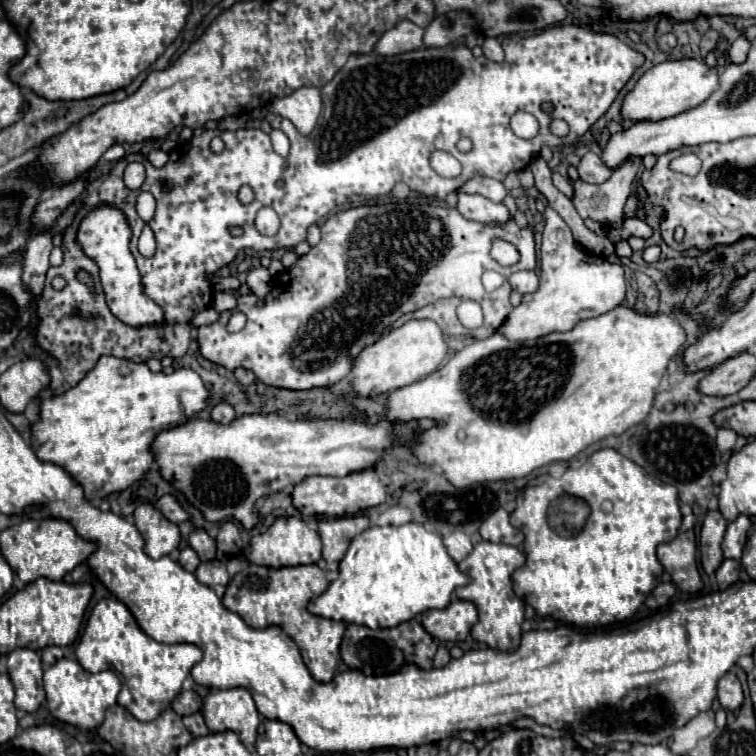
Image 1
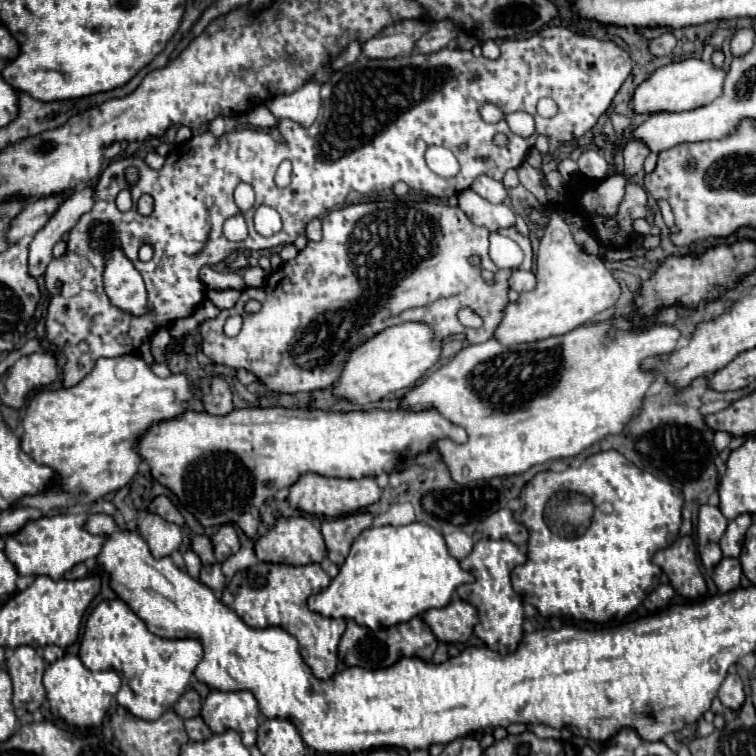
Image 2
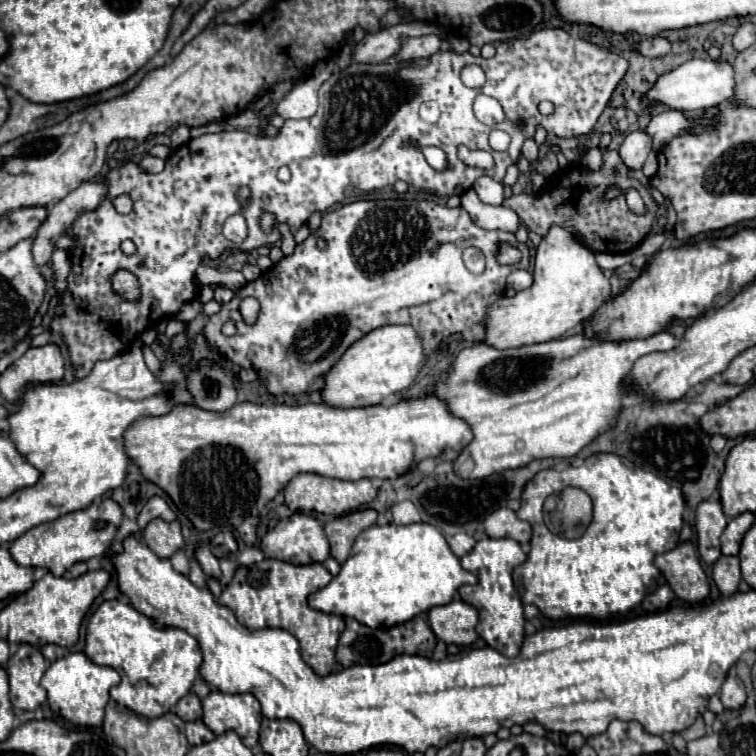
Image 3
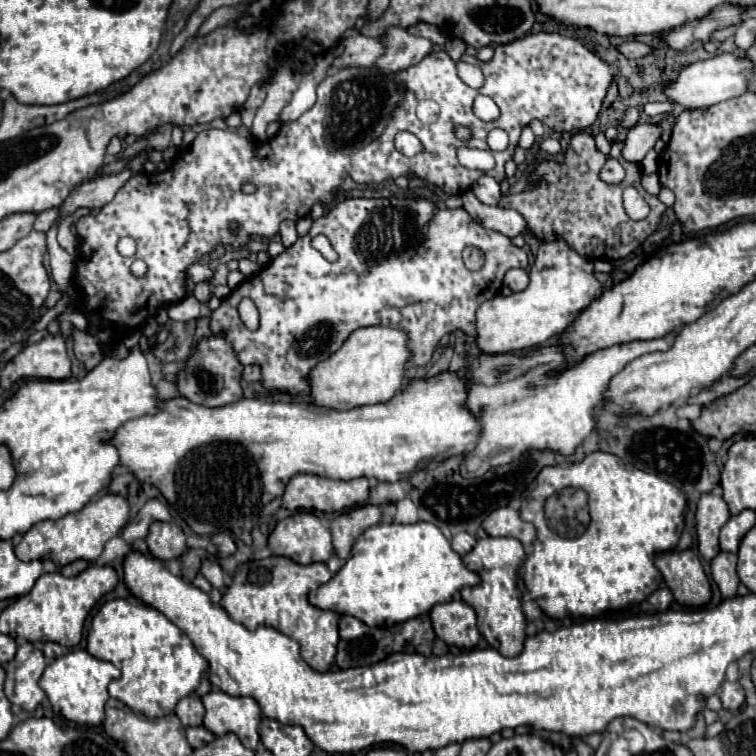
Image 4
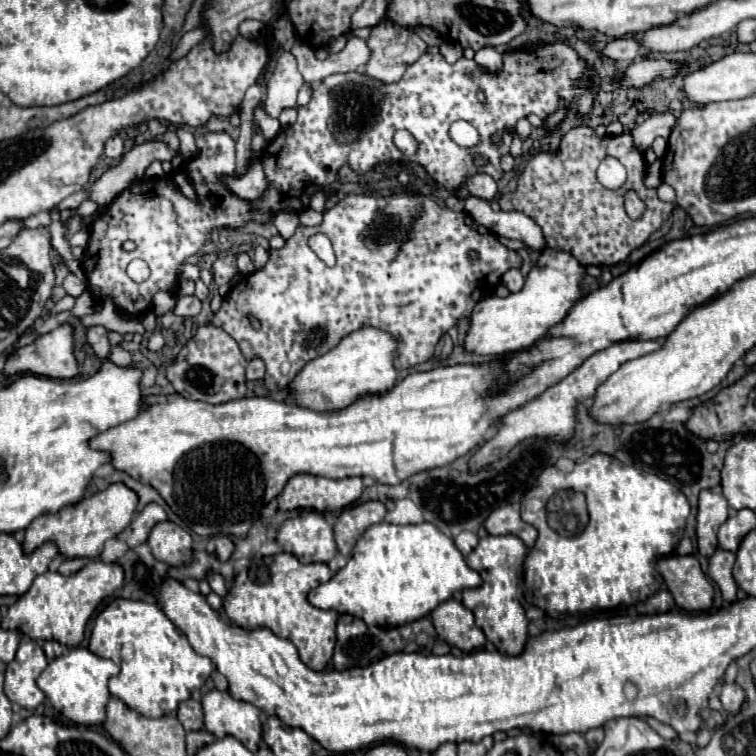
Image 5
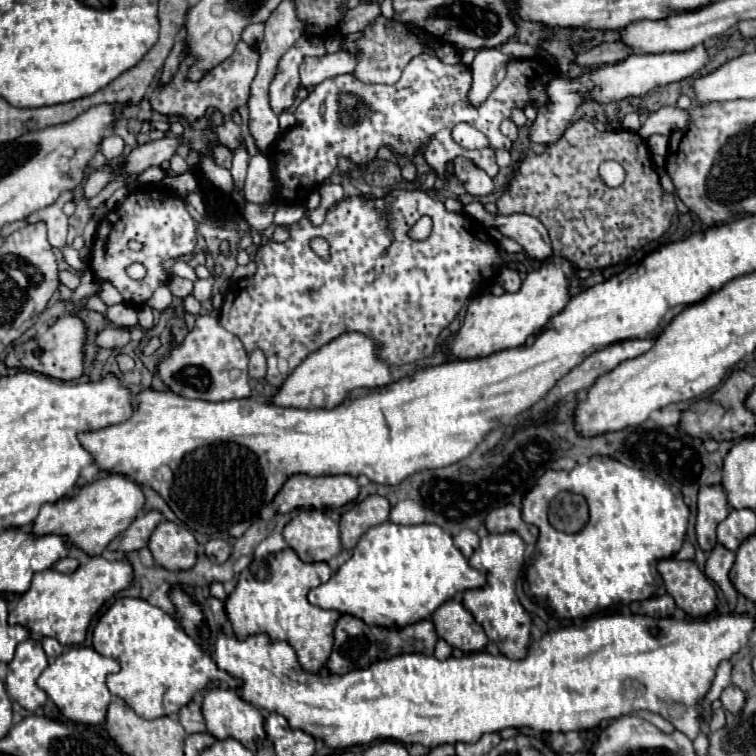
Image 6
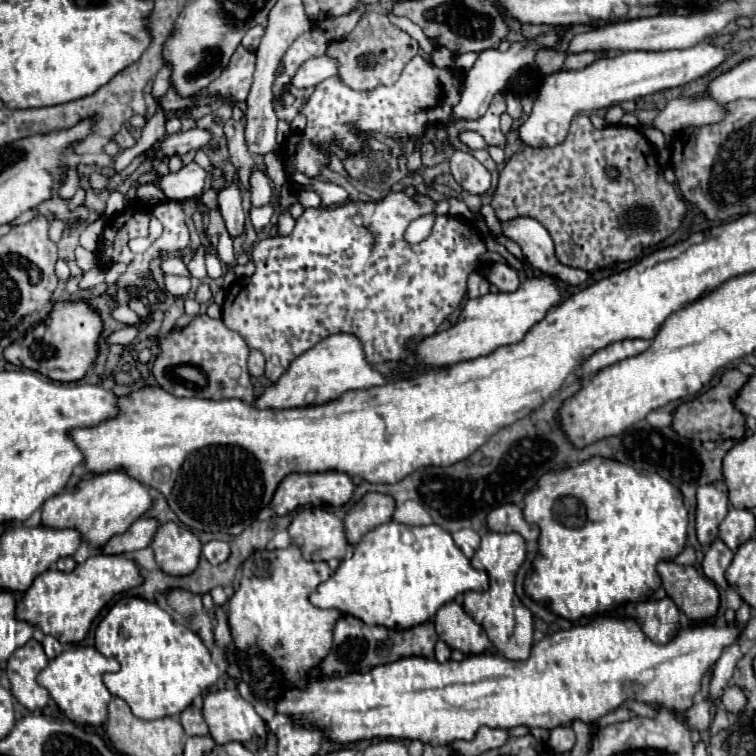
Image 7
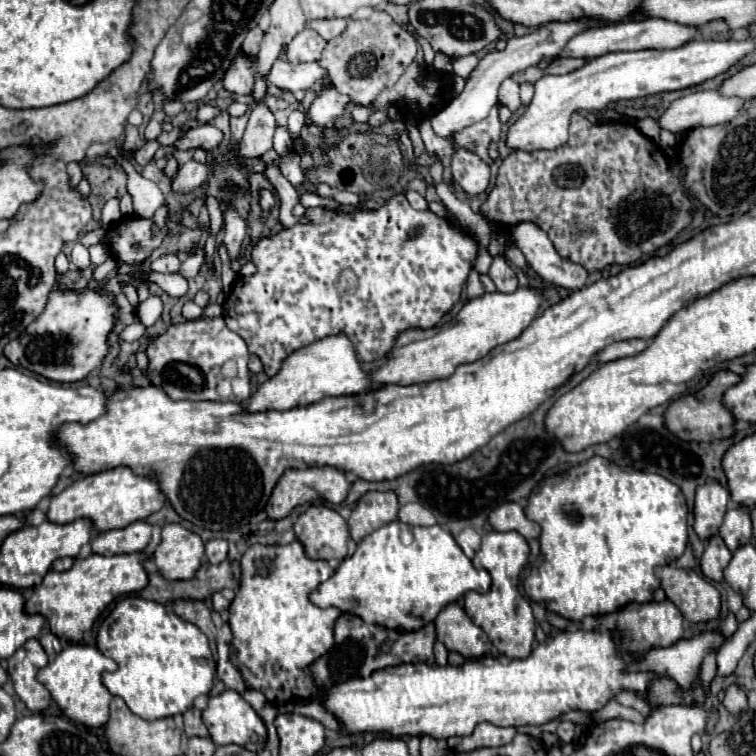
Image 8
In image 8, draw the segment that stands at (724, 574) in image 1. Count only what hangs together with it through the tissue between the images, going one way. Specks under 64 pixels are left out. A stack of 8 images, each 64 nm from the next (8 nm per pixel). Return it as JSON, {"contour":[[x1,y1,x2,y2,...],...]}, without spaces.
{"contour":[[712,536,708,540,704,552,702,552,700,568,702,568,706,578,710,578,714,582,720,582,722,580,722,572,728,566,730,558,732,558,732,552,728,552,724,540,720,536]]}

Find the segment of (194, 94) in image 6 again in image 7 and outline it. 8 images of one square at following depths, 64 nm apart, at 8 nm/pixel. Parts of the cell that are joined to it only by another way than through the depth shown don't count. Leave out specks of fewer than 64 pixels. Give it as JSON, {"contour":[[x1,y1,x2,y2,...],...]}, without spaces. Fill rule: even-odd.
{"contour":[[238,46,228,68,224,68,224,72,202,94,206,94,206,96,220,94,228,100,244,102,248,98,248,90,252,86,254,66,256,66,256,54,246,50,244,46],[170,88,168,94,162,98,162,106,164,106,166,112,170,112,170,110,178,110,178,108,186,108,190,102,192,102,192,98,184,100,184,98,180,98,172,88]]}

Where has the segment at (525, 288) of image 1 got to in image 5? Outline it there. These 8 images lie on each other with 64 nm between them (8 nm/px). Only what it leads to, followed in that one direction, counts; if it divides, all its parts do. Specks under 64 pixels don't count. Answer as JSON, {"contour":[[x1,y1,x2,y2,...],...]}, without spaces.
{"contour":[[512,268,508,272,504,272,502,276,502,284,510,290,510,292,518,292,524,286,524,276,520,274,518,268]]}

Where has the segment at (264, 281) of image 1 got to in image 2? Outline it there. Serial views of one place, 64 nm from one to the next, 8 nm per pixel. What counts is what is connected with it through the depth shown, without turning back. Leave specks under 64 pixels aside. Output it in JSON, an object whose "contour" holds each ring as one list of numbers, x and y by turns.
{"contour":[[256,266,256,268,246,268,244,270,244,280,248,286,254,286,254,288,260,288,260,284,264,284,264,278,266,278,266,272]]}

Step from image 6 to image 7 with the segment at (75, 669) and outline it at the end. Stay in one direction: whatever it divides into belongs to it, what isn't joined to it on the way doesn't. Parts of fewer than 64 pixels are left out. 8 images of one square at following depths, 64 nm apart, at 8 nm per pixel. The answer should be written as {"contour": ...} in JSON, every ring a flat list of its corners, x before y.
{"contour":[[80,646,64,650,60,656,56,656,40,674,38,684,44,686,52,700,60,706,60,710,76,724,90,724,100,726,108,718,108,702,112,700,108,688,102,682,102,676,106,672,118,672,120,664,114,658,102,656,96,648]]}

